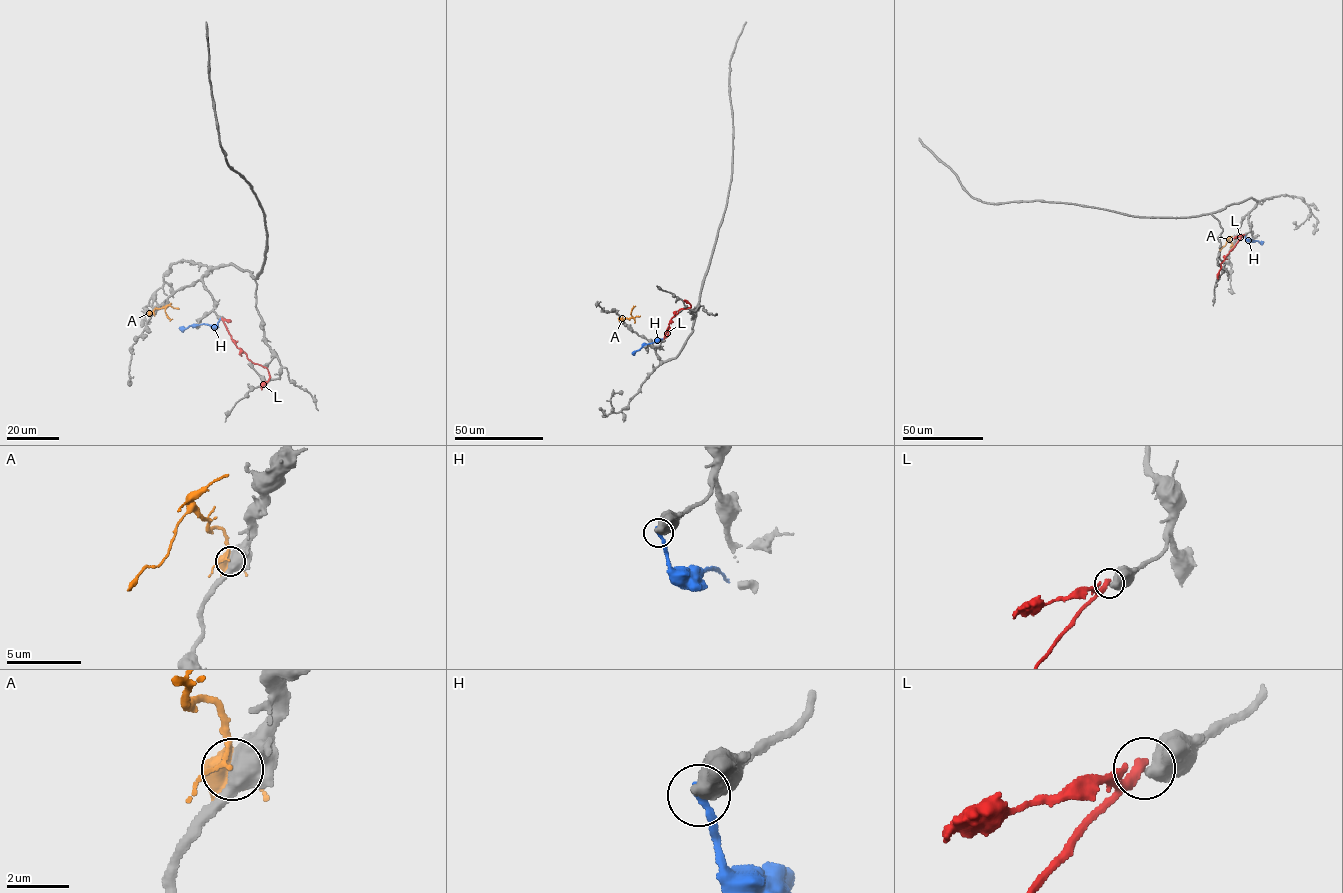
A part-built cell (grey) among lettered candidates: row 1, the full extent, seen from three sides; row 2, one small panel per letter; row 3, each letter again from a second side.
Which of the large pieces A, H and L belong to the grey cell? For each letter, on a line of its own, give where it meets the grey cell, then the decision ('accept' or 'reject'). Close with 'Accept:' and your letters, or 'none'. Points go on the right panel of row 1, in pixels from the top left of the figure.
A: (1232, 245) | reject
H: (1244, 235) | reject
L: (1244, 235) | reject
Accept: none

